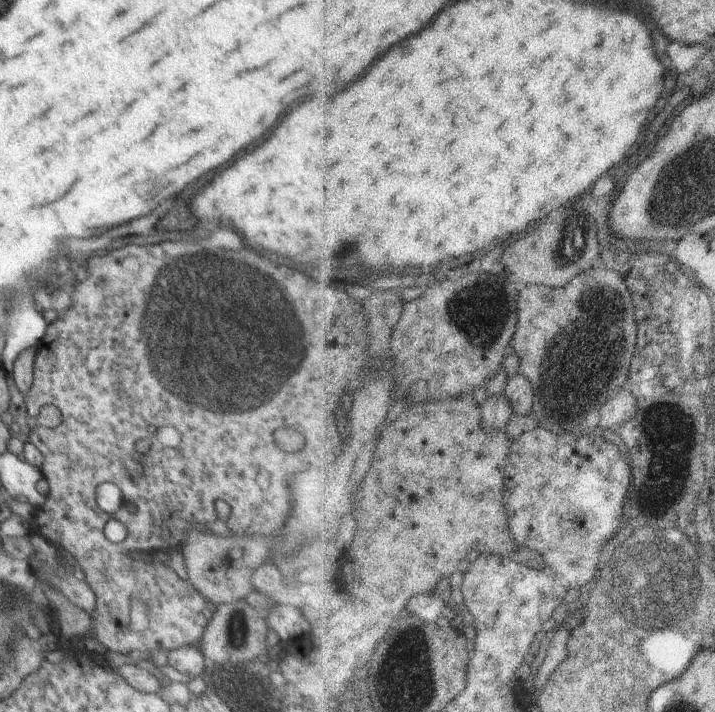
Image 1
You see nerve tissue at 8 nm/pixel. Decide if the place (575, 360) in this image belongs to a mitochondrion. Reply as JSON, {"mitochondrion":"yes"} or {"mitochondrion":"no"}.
{"mitochondrion":"yes"}

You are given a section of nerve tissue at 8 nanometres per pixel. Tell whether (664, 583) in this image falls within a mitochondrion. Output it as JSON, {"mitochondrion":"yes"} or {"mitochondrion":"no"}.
{"mitochondrion":"yes"}

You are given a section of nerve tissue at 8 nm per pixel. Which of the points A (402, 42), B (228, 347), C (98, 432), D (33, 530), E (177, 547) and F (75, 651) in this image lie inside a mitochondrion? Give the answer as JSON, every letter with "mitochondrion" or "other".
{"A":"other","B":"mitochondrion","C":"mitochondrion","D":"other","E":"other","F":"other"}

